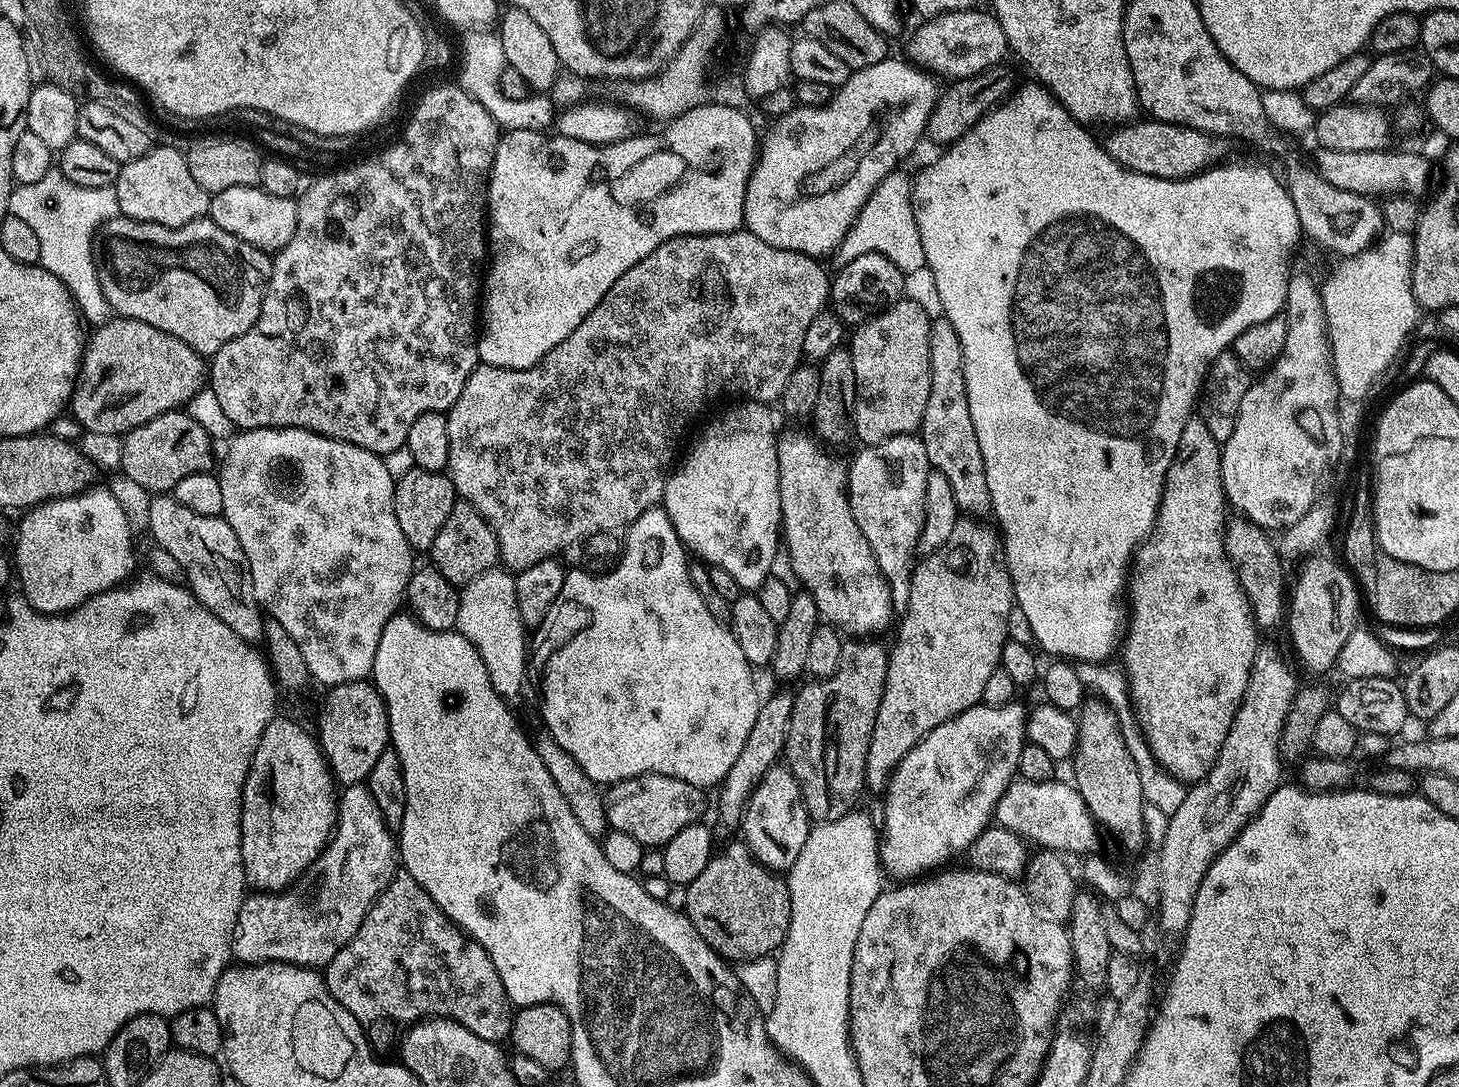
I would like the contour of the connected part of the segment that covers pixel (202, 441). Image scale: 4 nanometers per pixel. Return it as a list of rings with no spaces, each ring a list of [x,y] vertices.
[[[186,410],[167,412],[158,418],[150,418],[142,426],[125,432],[122,437],[124,445],[120,448],[120,464],[124,472],[140,488],[145,488],[148,494],[171,493],[182,478],[190,474],[209,471],[212,465],[211,436],[190,418]]]

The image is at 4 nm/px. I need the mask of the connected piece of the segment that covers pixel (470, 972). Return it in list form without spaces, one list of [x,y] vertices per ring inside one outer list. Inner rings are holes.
[[[397,871],[392,881],[382,890],[382,894],[370,906],[362,926],[334,954],[332,961],[323,969],[324,985],[329,996],[334,999],[362,1026],[364,1036],[373,1049],[388,1048],[399,1041],[406,1026],[425,1018],[456,1020],[466,1026],[478,1038],[504,1042],[512,1034],[514,1005],[490,962],[490,954],[482,950],[475,940],[464,935],[460,928],[449,920],[448,915],[436,905],[434,898],[410,878],[406,871]]]

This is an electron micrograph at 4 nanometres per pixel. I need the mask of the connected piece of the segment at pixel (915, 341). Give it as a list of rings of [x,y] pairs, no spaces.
[[[901,298],[877,311],[862,324],[855,325],[850,336],[850,351],[854,358],[856,401],[852,415],[852,431],[861,445],[881,444],[895,436],[915,433],[926,414],[926,398],[930,398],[930,326],[932,320],[914,301]]]

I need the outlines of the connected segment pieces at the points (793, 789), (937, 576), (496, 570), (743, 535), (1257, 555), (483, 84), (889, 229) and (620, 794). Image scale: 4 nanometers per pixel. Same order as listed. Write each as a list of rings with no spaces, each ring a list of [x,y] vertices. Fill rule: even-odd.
[[[786,766],[766,770],[766,774],[753,788],[752,797],[744,808],[743,843],[748,845],[757,860],[767,868],[787,870],[794,866],[798,854],[802,854],[802,846],[806,846],[809,827],[810,817],[804,805],[804,795],[794,774]]]
[[[974,518],[957,519],[954,530],[950,530],[950,538],[946,538],[946,542],[942,542],[942,546],[938,546],[934,552],[927,553],[923,557],[924,561],[921,564],[919,561],[913,567],[912,578],[908,581],[908,598],[906,601],[908,609],[905,610],[904,617],[900,620],[900,629],[896,632],[896,641],[890,644],[886,686],[882,690],[882,702],[876,711],[874,734],[870,738],[870,750],[866,754],[864,783],[869,793],[871,791],[883,793],[887,789],[892,773],[896,771],[896,768],[902,762],[902,758],[906,758],[906,754],[910,754],[912,747],[918,741],[923,740],[926,734],[930,734],[930,730],[934,730],[934,726],[942,726],[942,722],[962,714],[968,708],[977,707],[982,701],[982,690],[986,687],[986,681],[990,679],[990,674],[994,674],[994,670],[1000,666],[1002,646],[1010,639],[1008,615],[1014,612],[1012,579],[1008,573],[1008,565],[1004,563],[1001,537],[995,531],[992,533],[990,529],[982,524],[984,523]]]
[[[497,566],[478,574],[470,583],[459,589],[458,622],[455,631],[460,632],[472,643],[474,650],[486,662],[486,674],[490,674],[490,686],[500,697],[515,702],[524,688],[524,675],[529,675],[526,653],[530,640],[524,631],[526,625],[518,610],[516,576],[509,569]]]
[[[740,402],[737,408],[732,408],[729,412],[724,412],[704,433],[700,436],[700,441],[693,446],[688,452],[688,457],[684,461],[679,461],[678,467],[669,475],[666,486],[664,487],[664,499],[662,507],[665,514],[670,518],[670,522],[674,526],[674,530],[678,534],[678,538],[684,544],[685,549],[689,553],[695,554],[704,563],[713,567],[721,568],[728,571],[734,577],[734,582],[738,582],[738,586],[742,590],[758,590],[762,586],[762,582],[766,582],[768,576],[773,575],[774,568],[772,563],[776,560],[776,551],[782,548],[782,506],[780,505],[780,475],[778,474],[778,450],[776,442],[778,439],[778,431],[776,432],[776,416],[777,413],[771,412],[769,405],[764,402]]]
[[[1236,514],[1224,525],[1224,553],[1228,556],[1228,561],[1232,563],[1232,568],[1236,571],[1238,582],[1246,594],[1246,598],[1252,607],[1252,617],[1256,620],[1257,629],[1276,628],[1285,623],[1286,620],[1286,584],[1284,588],[1284,564],[1280,549],[1271,540],[1269,529],[1260,528],[1254,522],[1245,520],[1243,516]]]
[[[468,30],[463,33],[464,45],[458,48],[458,62],[460,58],[459,87],[470,94],[494,118],[494,122],[501,129],[513,132],[514,130],[534,130],[543,133],[553,127],[558,116],[558,108],[552,105],[552,96],[548,94],[532,94],[526,100],[508,98],[503,93],[500,79],[506,67],[502,54],[502,42],[499,35],[492,30]],[[550,127],[550,128],[548,128]],[[548,128],[548,129],[544,129]]]
[[[900,170],[891,172],[887,180],[883,180],[870,194],[834,252],[837,265],[846,265],[854,258],[871,252],[890,258],[890,262],[894,262],[894,266],[898,266],[903,273],[925,265],[922,234],[918,234],[918,222],[912,209],[912,186],[909,177],[904,177],[902,173]]]
[[[647,772],[644,776],[635,776],[611,785],[604,796],[604,814],[611,831],[630,834],[630,838],[636,838],[645,849],[660,848],[668,844],[670,838],[678,834],[678,830],[697,823],[703,817],[700,815],[704,812],[704,796],[705,793],[701,789],[690,786],[690,782],[682,782],[678,778]]]

